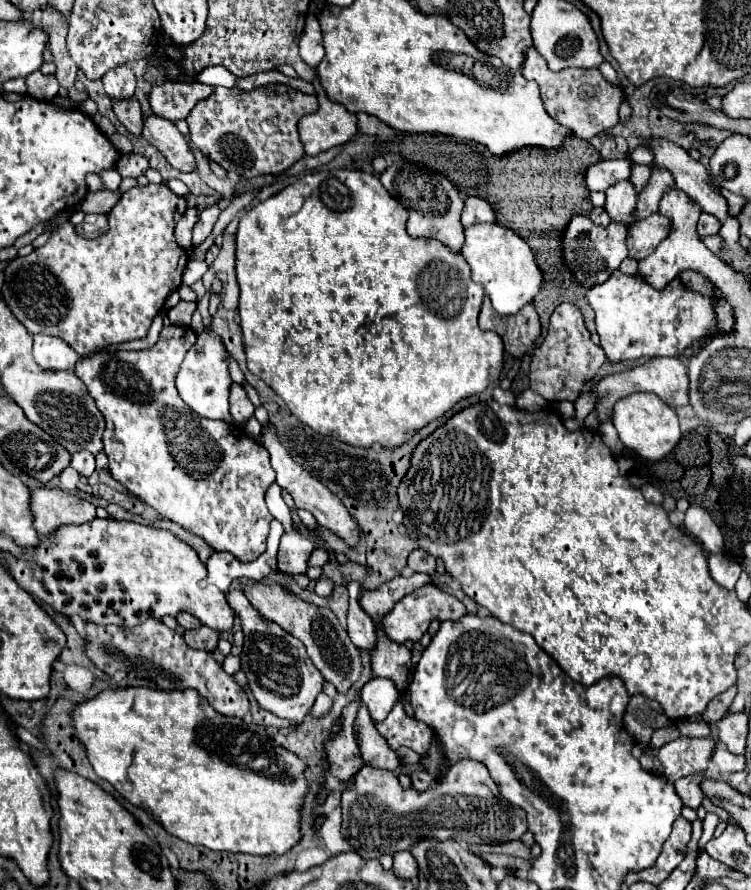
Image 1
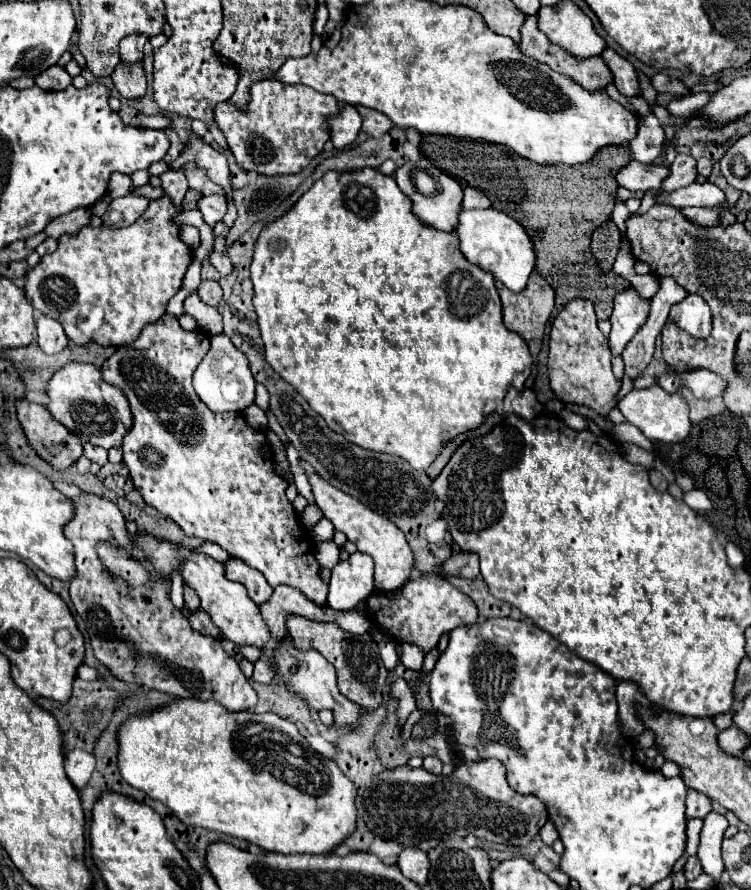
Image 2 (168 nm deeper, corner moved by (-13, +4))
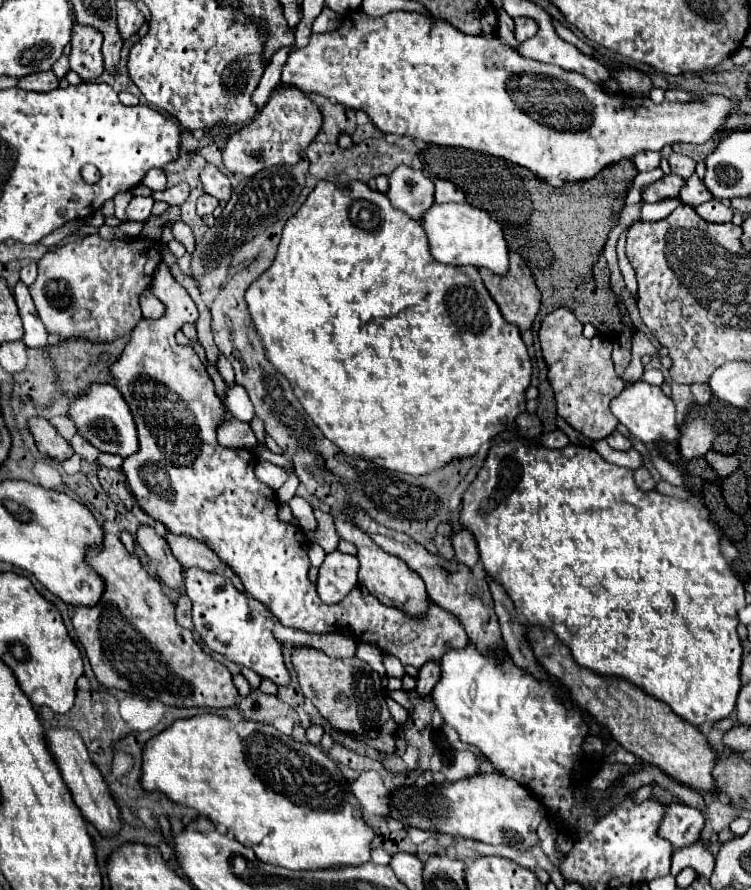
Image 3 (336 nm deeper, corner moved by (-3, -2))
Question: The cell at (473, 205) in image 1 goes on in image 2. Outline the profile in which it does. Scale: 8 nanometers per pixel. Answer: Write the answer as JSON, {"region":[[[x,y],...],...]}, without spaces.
{"region":[[[471,186],[463,188],[463,202],[461,204],[463,204],[465,210],[471,210],[471,208],[489,208],[491,206],[489,198],[481,190],[471,188]]]}

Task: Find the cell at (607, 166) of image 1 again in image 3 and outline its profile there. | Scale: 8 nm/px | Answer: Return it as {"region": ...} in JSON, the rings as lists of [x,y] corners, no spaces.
{"region":[[[667,174],[661,180],[645,186],[641,196],[643,196],[645,202],[657,202],[657,200],[663,200],[663,198],[675,198],[675,196],[679,196],[679,190],[681,190],[683,184],[685,184],[683,178]]]}

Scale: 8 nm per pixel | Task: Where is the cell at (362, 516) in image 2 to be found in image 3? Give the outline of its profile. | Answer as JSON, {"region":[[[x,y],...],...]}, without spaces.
{"region":[[[331,512],[331,518],[335,522],[337,536],[341,540],[351,542],[357,548],[357,558],[361,564],[359,566],[359,584],[365,586],[385,606],[397,606],[403,612],[407,612],[409,616],[425,614],[427,592],[425,592],[425,586],[423,586],[423,580],[419,578],[419,574],[415,574],[415,570],[411,570],[401,558],[395,558],[393,554],[387,554],[385,550],[375,546],[375,542],[371,542],[369,534],[359,530],[359,526],[355,526],[355,522],[347,522],[347,518],[343,518],[343,514]]]}

